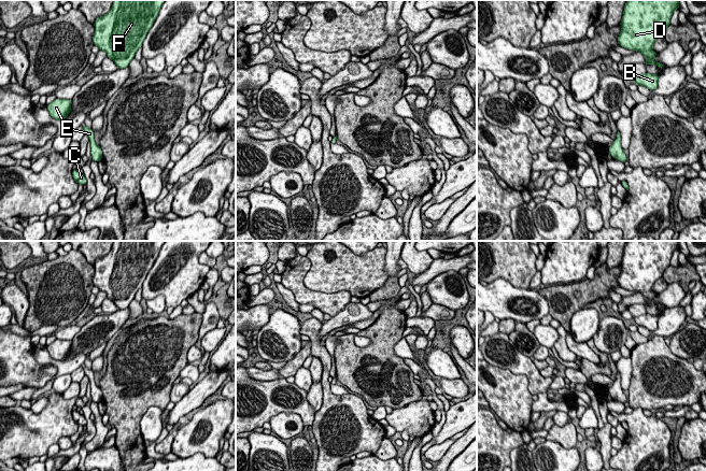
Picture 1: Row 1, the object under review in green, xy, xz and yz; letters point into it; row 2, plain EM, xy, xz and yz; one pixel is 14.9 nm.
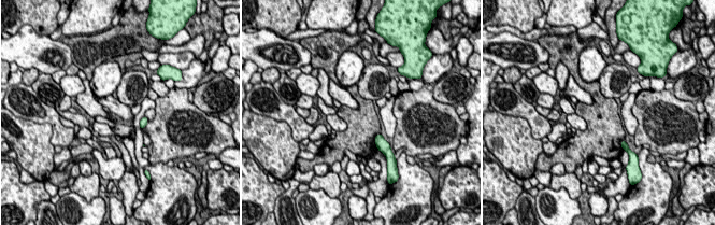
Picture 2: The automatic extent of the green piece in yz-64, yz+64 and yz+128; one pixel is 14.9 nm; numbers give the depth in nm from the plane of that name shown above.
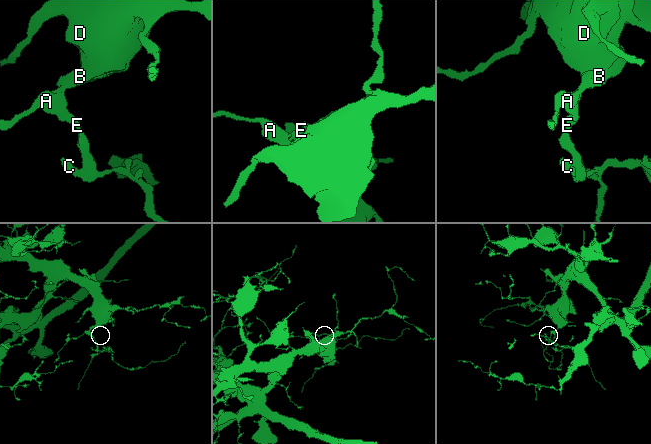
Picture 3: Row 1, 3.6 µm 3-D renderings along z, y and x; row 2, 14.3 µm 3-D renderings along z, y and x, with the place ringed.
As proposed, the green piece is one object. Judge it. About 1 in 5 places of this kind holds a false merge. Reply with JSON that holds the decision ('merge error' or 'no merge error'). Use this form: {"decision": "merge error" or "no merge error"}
{"decision": "no merge error"}

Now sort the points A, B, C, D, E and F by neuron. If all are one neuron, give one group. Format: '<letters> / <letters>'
A B C D E F

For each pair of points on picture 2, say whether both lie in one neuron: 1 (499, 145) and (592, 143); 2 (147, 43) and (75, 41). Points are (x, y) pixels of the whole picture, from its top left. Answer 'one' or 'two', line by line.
1: two
2: one

